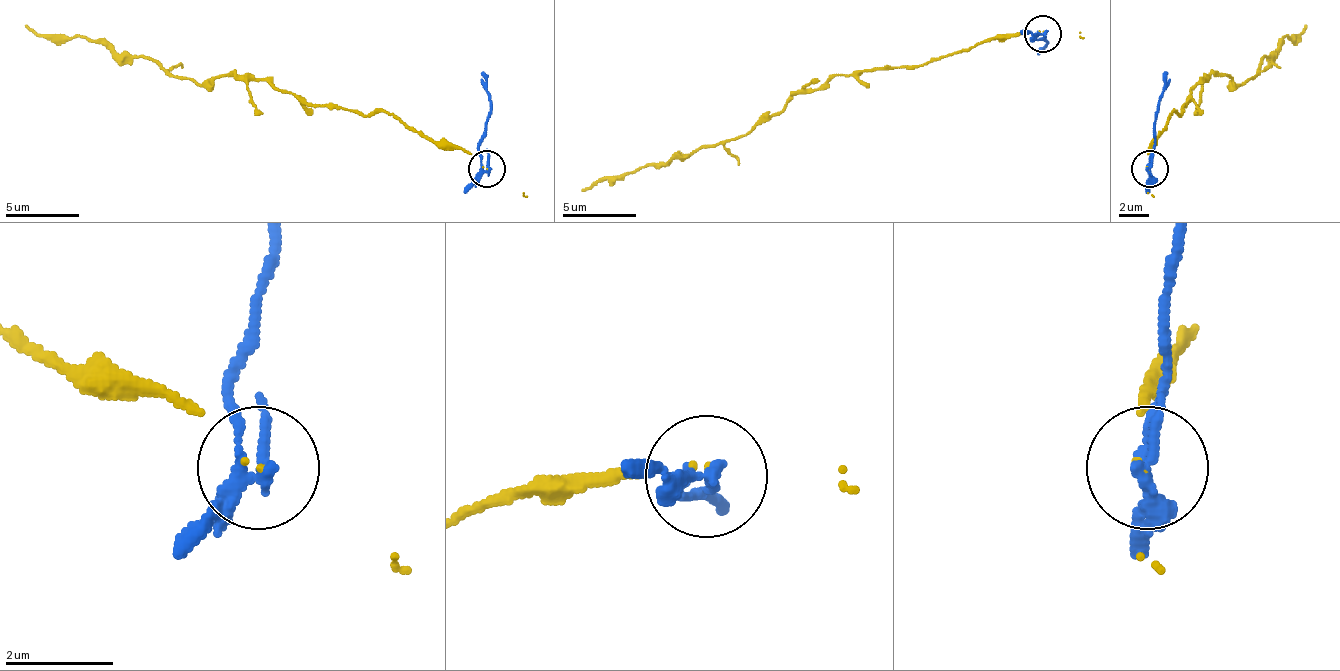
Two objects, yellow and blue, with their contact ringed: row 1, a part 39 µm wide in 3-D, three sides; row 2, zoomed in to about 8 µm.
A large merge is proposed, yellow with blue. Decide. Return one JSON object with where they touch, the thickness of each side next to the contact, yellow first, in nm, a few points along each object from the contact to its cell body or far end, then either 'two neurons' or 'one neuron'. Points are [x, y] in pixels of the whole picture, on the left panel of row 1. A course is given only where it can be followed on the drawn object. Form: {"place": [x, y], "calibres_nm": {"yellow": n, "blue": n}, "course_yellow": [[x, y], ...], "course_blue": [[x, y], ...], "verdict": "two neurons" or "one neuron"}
{"place": [486, 169], "calibres_nm": {"yellow": 50, "blue": 200}, "course_yellow": [[487, 171], [384, 112], [358, 116], [262, 79], [192, 83], [26, 24]], "course_blue": [[487, 168], [480, 134], [491, 98], [480, 72]], "verdict": "two neurons"}

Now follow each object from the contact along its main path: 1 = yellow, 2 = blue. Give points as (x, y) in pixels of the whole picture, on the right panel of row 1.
1: (1150, 171), (1147, 153), (1202, 79), (1246, 83), (1305, 24)
2: (1150, 168), (1158, 98), (1169, 72)

